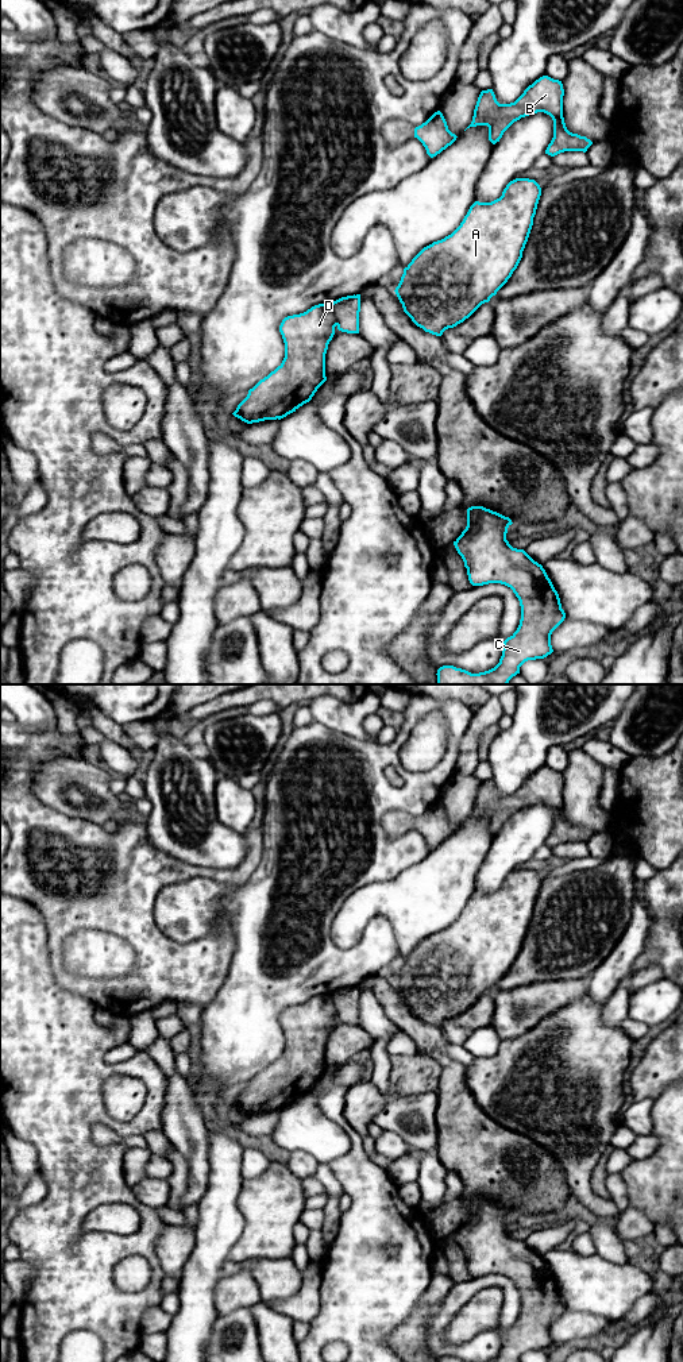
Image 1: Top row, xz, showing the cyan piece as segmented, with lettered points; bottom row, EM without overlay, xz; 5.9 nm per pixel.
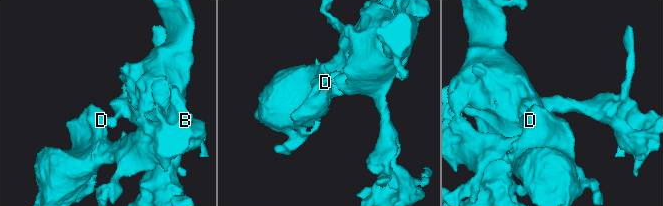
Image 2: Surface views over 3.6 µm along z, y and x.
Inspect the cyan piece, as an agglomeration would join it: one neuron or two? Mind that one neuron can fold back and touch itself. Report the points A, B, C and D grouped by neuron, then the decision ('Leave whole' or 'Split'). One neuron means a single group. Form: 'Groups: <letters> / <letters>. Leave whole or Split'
Groups: A C / B D. Split

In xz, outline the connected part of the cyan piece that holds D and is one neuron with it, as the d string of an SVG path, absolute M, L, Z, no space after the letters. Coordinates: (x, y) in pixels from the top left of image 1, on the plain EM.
M319 995L304 1004L288 1007L279 1016L285 1034L282 1054L261 1070L232 1104L247 1115L265 1111L281 1111L309 1093L317 1080L327 1072L325 1045L335 1026L336 1010L331 995Z

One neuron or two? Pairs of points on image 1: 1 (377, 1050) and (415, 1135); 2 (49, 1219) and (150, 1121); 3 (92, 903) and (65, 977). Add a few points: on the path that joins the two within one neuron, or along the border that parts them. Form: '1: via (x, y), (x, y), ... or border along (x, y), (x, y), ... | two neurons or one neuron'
1: via (381, 1072), (386, 1095), (404, 1114) | one neuron
2: via (72, 1180), (72, 1139), (92, 1119), (111, 1122) | one neuron
3: via (73, 919), (57, 936), (57, 959) | one neuron

